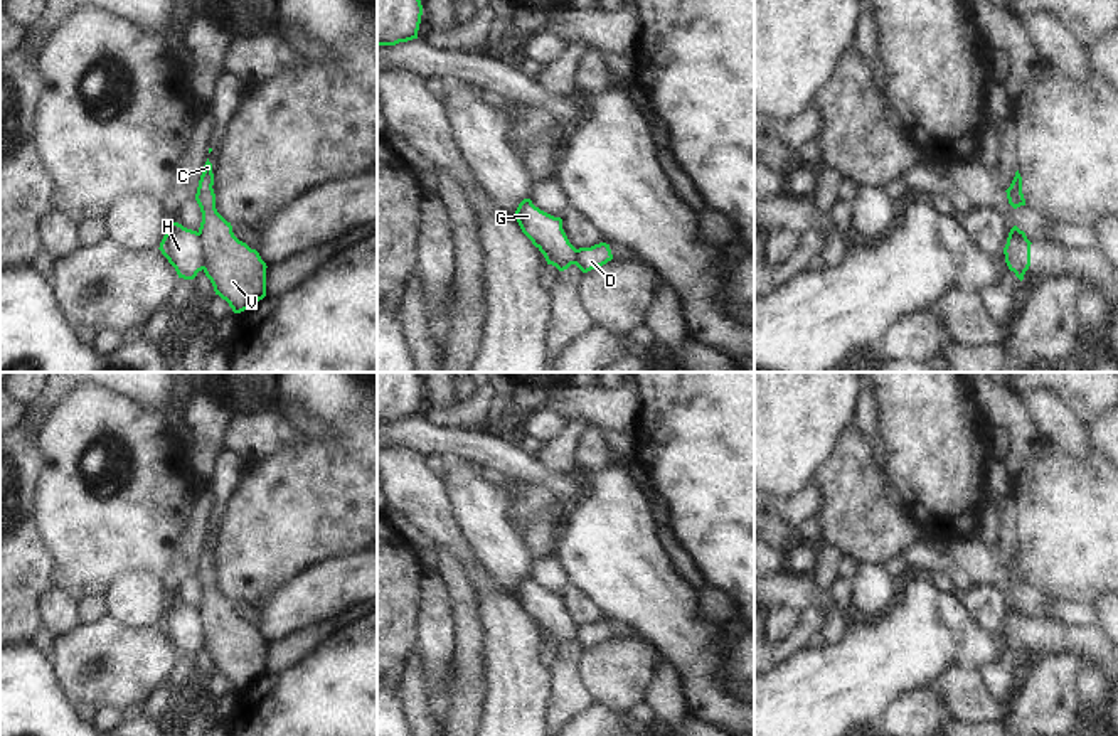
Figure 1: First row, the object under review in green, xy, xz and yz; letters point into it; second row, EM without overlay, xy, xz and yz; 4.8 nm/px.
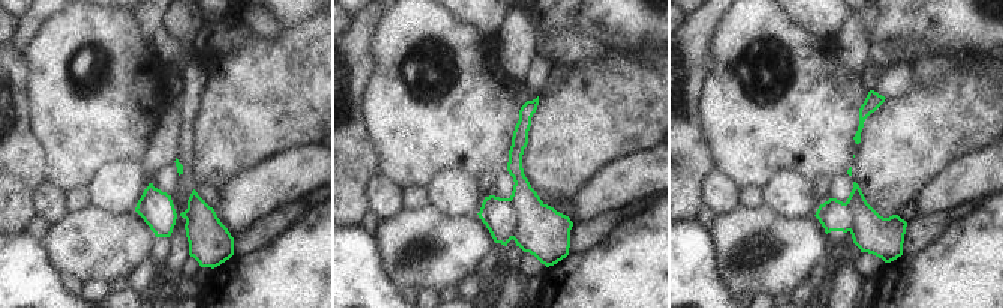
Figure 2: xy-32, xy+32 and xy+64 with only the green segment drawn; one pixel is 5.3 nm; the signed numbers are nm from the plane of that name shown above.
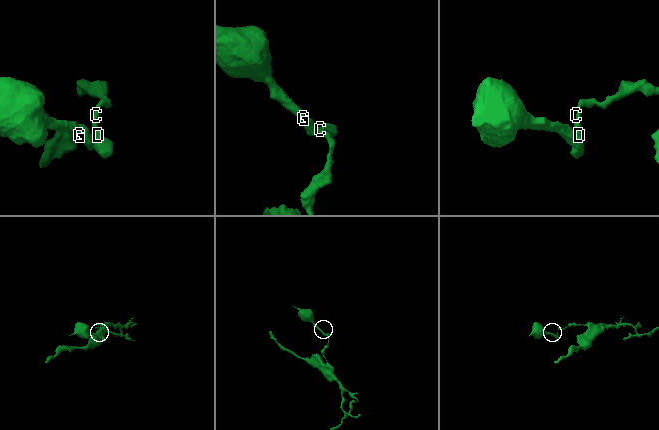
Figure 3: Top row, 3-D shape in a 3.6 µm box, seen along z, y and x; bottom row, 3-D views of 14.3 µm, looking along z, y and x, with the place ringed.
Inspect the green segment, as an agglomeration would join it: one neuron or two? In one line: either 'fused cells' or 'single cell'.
fused cells

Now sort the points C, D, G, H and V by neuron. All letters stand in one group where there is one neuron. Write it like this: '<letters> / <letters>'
C D V / G H

